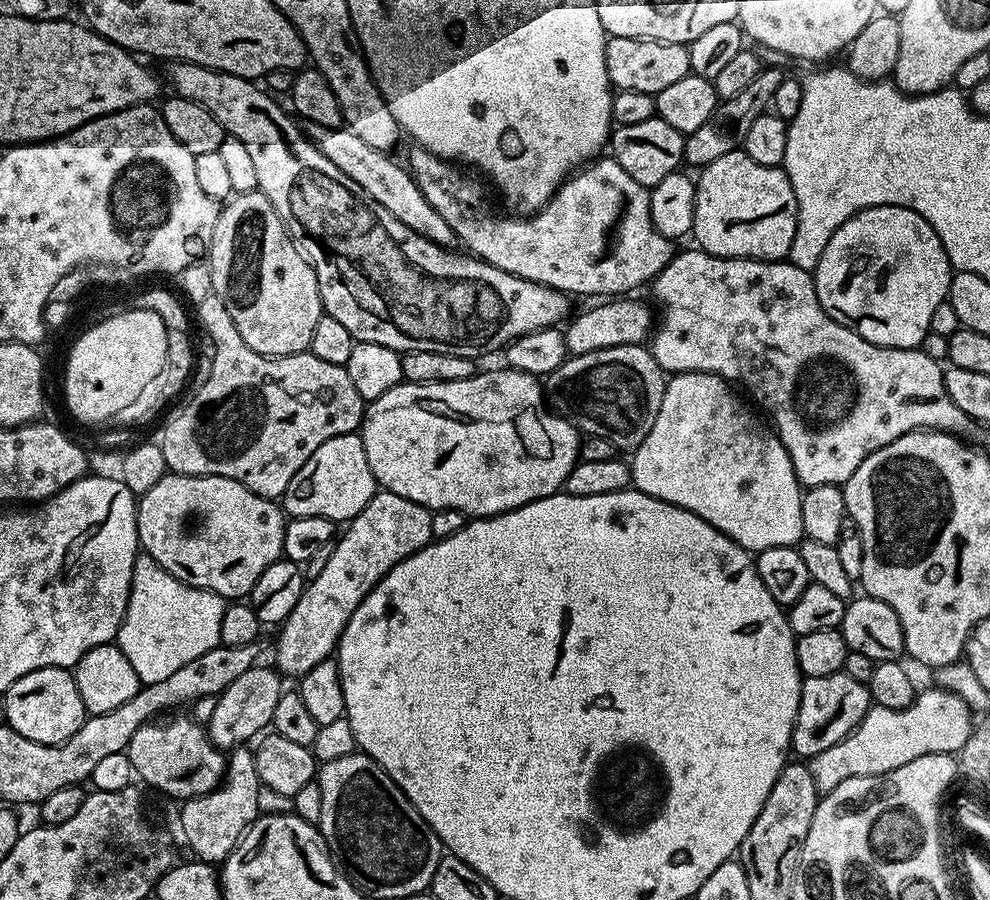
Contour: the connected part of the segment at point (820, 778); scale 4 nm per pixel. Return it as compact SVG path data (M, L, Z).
M930 686L904 708L869 708L866 718L862 718L860 725L841 744L830 746L830 750L822 750L822 754L811 757L807 766L810 774L814 774L817 793L823 794L834 790L834 786L846 778L886 774L926 754L959 753L966 746L973 727L974 713L958 694Z

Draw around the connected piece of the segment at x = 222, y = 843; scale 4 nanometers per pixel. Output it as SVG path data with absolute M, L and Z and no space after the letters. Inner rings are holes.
M248 746L231 749L226 760L226 779L219 788L185 800L180 808L180 832L191 855L205 864L223 865L238 842L262 812L262 785L256 769L256 757Z

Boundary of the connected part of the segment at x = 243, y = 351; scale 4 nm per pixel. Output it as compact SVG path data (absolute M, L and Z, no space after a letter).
M214 294L207 296L206 299L199 301L198 308L200 308L200 324L204 327L205 334L212 339L212 365L209 366L208 377L201 382L200 389L181 408L174 409L165 418L164 425L160 428L158 443L162 455L166 457L168 471L178 476L221 476L222 478L230 478L234 482L242 482L242 486L246 486L259 496L283 497L286 486L290 486L290 478L294 478L294 474L298 474L298 470L302 470L306 458L310 458L310 454L314 454L314 450L318 450L318 446L322 446L322 442L326 442L335 436L356 432L363 425L366 401L358 394L354 382L350 382L350 374L345 365L322 362L322 358L318 358L310 350L299 352L293 356L263 356L254 350L250 350L250 346L246 346L246 342L242 342L242 334L238 334L238 326L234 326L234 318L230 318L230 310L226 310L222 298L218 298Z

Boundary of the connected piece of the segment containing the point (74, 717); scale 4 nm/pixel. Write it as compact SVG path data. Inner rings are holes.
M43 668L18 678L3 693L7 727L39 744L63 744L84 725L86 713L76 677L67 668Z

